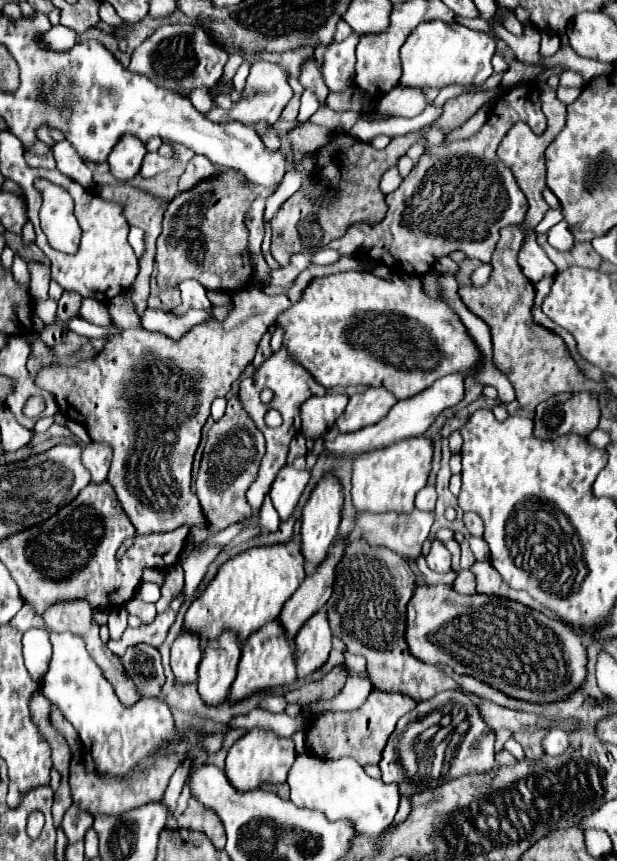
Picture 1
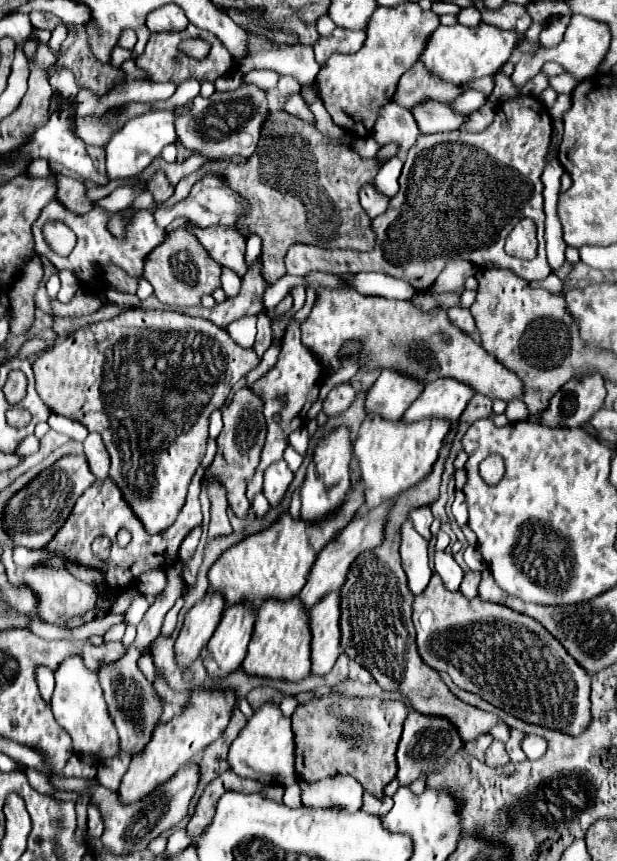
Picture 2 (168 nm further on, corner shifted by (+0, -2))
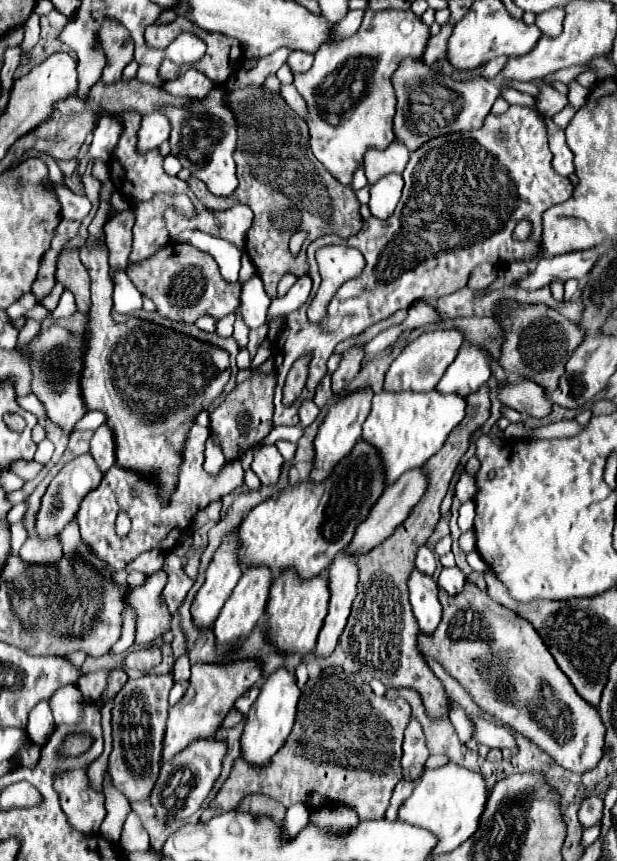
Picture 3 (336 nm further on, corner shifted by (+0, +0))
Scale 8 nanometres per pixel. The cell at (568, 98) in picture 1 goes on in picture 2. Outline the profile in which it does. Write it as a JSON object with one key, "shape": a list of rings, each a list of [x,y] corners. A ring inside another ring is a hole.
{"shape":[[[558,95],[556,103],[554,103],[554,109],[550,109],[550,113],[558,115],[558,119],[562,119],[562,115],[570,109],[570,103],[572,103],[572,99],[568,95]]]}

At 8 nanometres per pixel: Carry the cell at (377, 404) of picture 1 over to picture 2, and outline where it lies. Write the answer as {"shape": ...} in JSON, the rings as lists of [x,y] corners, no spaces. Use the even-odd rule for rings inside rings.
{"shape":[[[384,369],[368,391],[366,411],[378,413],[384,419],[402,419],[402,415],[414,403],[414,399],[418,399],[422,389],[424,381],[392,369]]]}

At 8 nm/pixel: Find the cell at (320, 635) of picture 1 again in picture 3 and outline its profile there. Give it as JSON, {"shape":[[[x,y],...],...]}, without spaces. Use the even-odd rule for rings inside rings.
{"shape":[[[338,553],[328,569],[328,587],[330,587],[330,605],[324,627],[318,635],[318,645],[314,649],[316,657],[328,657],[338,645],[346,619],[350,615],[352,601],[356,597],[358,567],[356,557]]]}

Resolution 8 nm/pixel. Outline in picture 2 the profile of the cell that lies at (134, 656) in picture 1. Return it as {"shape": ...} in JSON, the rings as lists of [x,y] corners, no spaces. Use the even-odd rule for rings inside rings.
{"shape":[[[144,653],[140,659],[138,659],[138,669],[146,675],[148,681],[154,681],[156,679],[156,671],[154,671],[154,661],[148,653]]]}

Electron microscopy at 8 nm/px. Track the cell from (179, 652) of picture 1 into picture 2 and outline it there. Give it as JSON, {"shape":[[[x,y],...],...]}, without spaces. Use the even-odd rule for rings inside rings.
{"shape":[[[208,591],[188,613],[184,619],[184,627],[176,641],[178,663],[188,667],[196,655],[206,647],[210,641],[216,625],[220,623],[220,615],[226,607],[226,601],[220,593]]]}

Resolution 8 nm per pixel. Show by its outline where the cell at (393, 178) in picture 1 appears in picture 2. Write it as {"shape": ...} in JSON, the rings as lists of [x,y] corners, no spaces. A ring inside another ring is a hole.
{"shape":[[[372,183],[366,185],[366,187],[360,191],[360,203],[362,203],[362,207],[366,209],[366,213],[368,213],[372,219],[378,217],[378,215],[382,215],[382,213],[386,211],[386,207],[388,207],[388,199],[384,199],[380,193],[376,193],[376,189],[374,189]]]}

